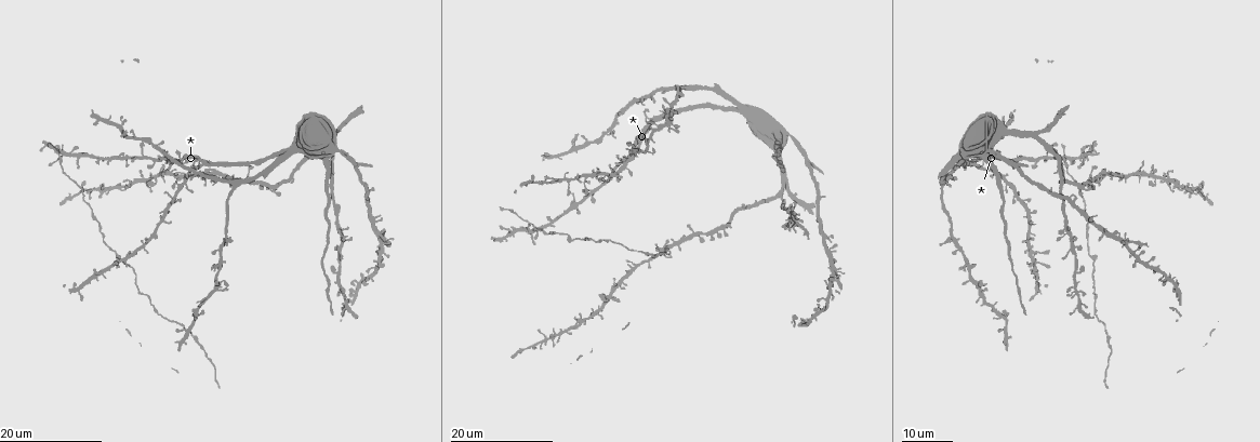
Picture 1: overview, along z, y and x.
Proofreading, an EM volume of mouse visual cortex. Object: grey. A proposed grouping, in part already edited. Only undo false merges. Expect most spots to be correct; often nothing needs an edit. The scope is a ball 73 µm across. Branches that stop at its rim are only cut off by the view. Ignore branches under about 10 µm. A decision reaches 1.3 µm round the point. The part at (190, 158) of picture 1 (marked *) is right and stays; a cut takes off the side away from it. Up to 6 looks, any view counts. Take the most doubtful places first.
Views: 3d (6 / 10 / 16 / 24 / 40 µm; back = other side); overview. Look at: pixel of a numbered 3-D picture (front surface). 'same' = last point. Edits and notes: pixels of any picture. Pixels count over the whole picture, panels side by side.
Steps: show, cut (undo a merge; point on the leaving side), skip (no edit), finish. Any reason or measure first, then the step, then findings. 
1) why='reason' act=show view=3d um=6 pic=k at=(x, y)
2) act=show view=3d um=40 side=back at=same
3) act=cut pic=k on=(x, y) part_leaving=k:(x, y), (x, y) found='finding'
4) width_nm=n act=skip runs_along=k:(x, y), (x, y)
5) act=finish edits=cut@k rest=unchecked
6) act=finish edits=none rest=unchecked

why='four arms meet' act=show view=3d um=24 pic=1 at=(80, 155)

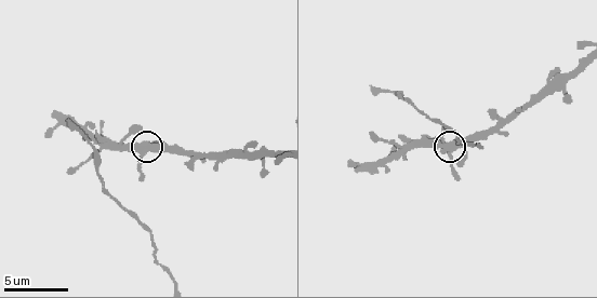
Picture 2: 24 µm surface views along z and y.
why='closer look' act=show view=3d um=6 pic=2 at=(445, 145)

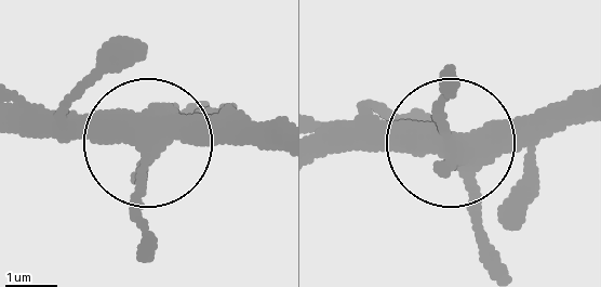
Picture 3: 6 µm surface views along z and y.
act=show view=3d um=6 side=back pic=3 at=(151, 151)

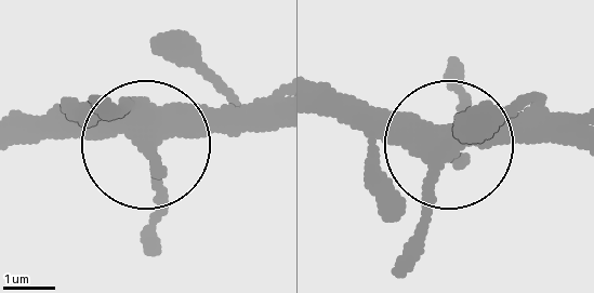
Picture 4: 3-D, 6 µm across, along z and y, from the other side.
act=skip runs_along=4:(324, 84), (439, 145), (578, 145) found='all the same neuron'

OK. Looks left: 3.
why='a narrow waist' act=show view=3d um=24 pic=1 at=(130, 136)

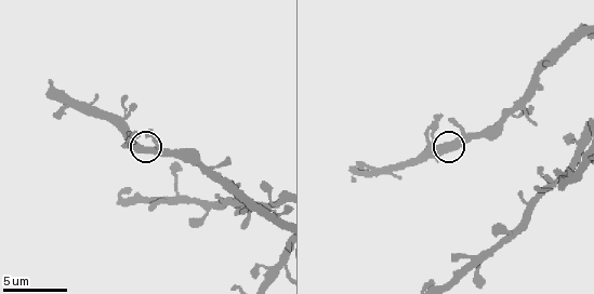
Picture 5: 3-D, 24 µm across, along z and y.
why='zoom in' act=show view=3d um=6 pic=5 at=(453, 141)

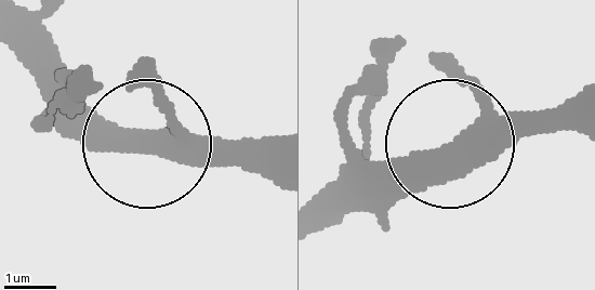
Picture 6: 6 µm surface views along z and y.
width_nm=470 act=skip found='all the same neuron'

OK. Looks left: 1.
act=finish edits=none rest=unchecked

